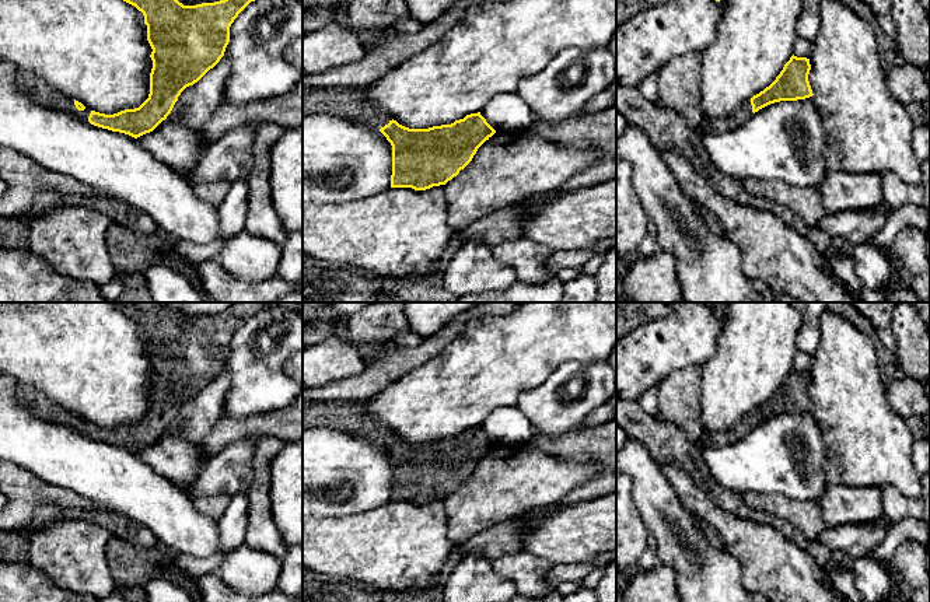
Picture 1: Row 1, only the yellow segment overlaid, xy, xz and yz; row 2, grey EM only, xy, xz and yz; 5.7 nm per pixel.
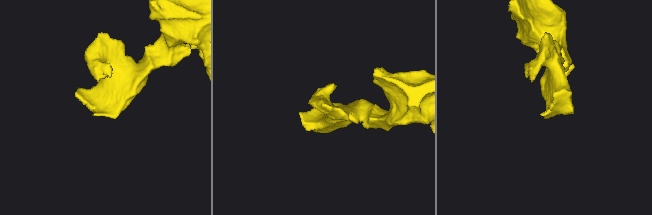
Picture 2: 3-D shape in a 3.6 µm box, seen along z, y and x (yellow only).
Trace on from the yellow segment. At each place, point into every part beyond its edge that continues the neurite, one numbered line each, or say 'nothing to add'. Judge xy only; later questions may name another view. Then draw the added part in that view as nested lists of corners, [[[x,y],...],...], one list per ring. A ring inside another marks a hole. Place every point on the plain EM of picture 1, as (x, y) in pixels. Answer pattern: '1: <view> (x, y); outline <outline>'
1: xy (44, 408); outline [[[21,388],[18,396],[39,419],[67,426],[78,434],[88,435],[91,423],[78,424],[73,412],[53,403],[41,392],[31,388]]]

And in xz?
1: xz (346, 416); outline [[[303,400],[303,430],[335,427],[380,444],[392,434],[384,423],[364,413],[356,403],[339,400]]]

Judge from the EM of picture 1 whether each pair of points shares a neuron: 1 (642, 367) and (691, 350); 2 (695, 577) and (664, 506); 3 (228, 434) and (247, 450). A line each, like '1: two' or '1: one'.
1: one
2: one
3: two

